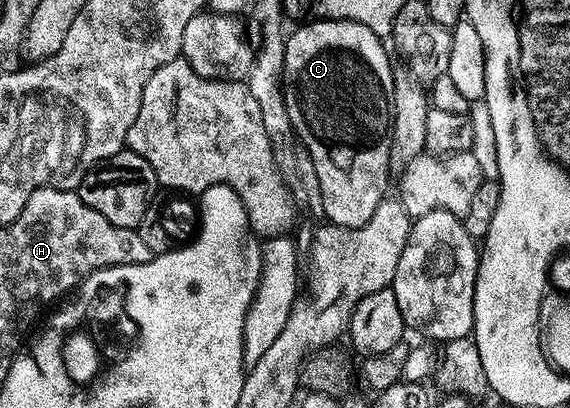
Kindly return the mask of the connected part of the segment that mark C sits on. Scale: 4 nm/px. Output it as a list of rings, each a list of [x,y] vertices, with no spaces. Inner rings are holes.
[[[320,17],[317,23],[304,23],[296,32],[286,38],[286,61],[284,62],[284,100],[288,116],[292,122],[295,138],[310,153],[314,161],[315,172],[318,173],[319,184],[322,189],[323,218],[334,227],[361,227],[374,217],[374,209],[386,198],[384,191],[388,187],[388,162],[390,161],[390,145],[392,144],[392,126],[394,125],[394,77],[392,76],[393,60],[388,60],[388,51],[384,48],[385,40],[376,35],[366,25],[354,19],[329,19]]]

